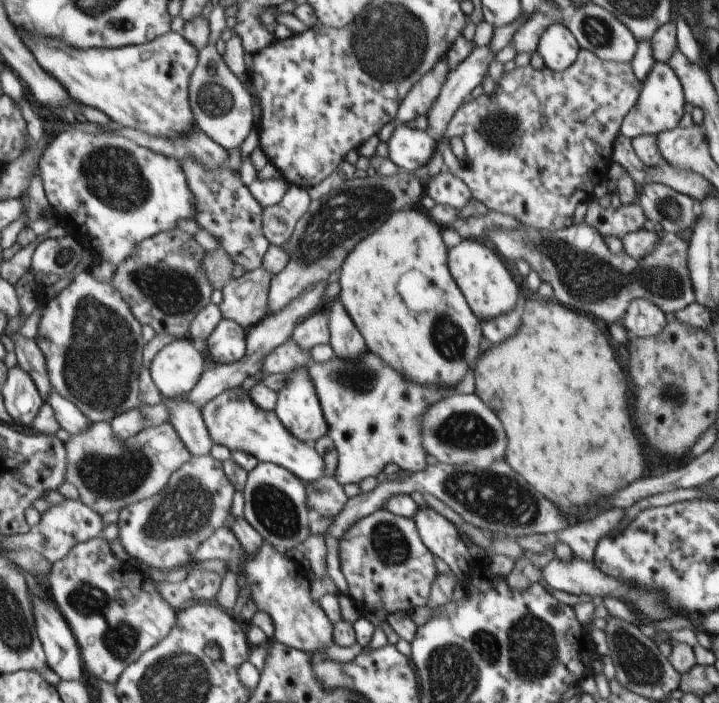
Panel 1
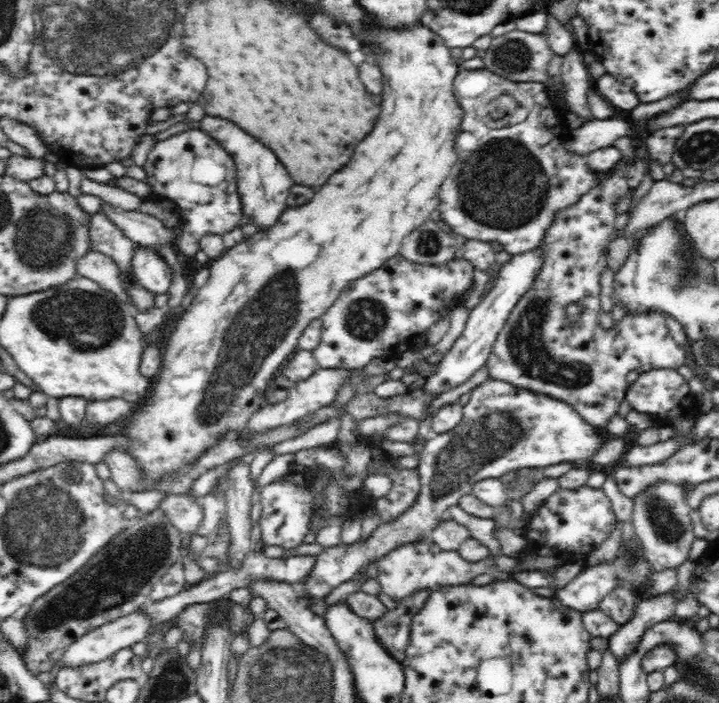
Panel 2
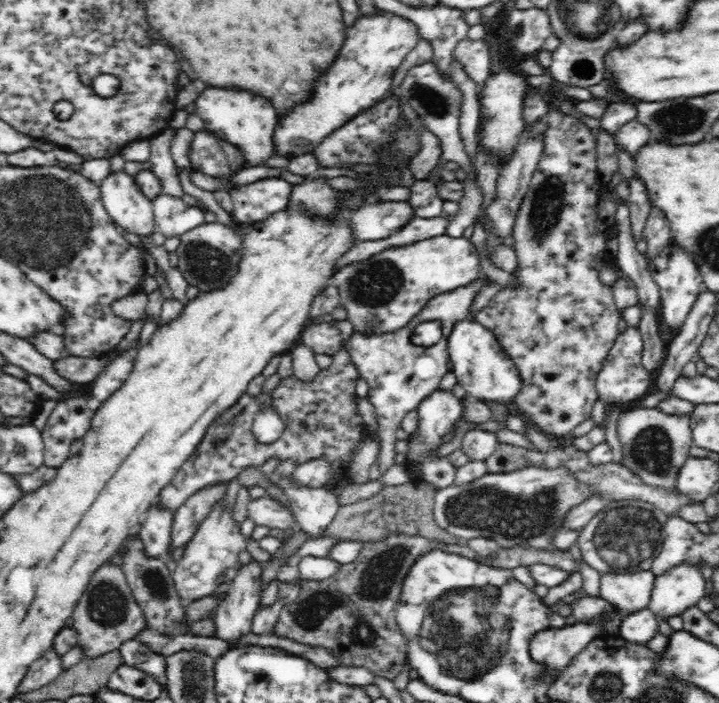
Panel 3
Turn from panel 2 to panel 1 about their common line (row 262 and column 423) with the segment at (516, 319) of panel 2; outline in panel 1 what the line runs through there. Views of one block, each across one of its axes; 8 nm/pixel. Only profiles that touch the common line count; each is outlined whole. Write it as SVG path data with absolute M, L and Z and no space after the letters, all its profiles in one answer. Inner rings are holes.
M386 509L365 516L355 522L340 538L339 562L349 586L350 594L361 609L376 612L384 608L388 613L410 613L418 607L426 607L437 569L432 551L422 542L416 523L412 518L392 514Z

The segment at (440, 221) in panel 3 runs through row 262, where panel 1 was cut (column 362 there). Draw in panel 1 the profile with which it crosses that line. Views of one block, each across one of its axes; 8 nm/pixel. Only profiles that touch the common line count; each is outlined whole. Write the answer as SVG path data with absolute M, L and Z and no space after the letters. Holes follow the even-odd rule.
M340 299L332 302L328 317L331 334L329 344L333 348L334 356L349 359L359 357L366 351L364 337L359 333Z

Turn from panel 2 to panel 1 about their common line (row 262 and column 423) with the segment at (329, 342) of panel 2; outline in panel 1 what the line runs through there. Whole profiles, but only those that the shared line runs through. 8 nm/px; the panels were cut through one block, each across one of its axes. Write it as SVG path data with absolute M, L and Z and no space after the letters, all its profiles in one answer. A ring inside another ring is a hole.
M364 351L359 357L332 357L326 362L312 362L306 367L310 380L319 398L324 418L327 422L327 435L337 450L337 471L334 478L342 485L358 484L368 476L378 476L386 464L398 464L410 474L427 468L427 450L423 447L423 416L429 406L452 395L471 395L475 392L475 368L470 367L464 378L453 387L441 389L440 385L423 385L408 380L402 373L385 363L372 351Z

